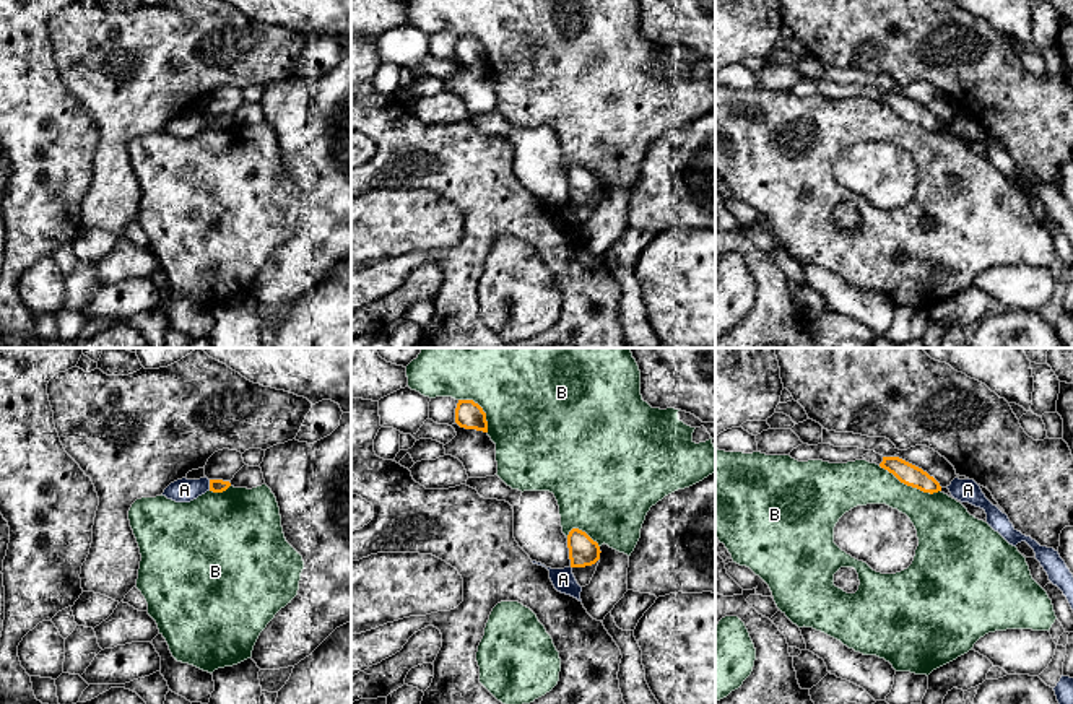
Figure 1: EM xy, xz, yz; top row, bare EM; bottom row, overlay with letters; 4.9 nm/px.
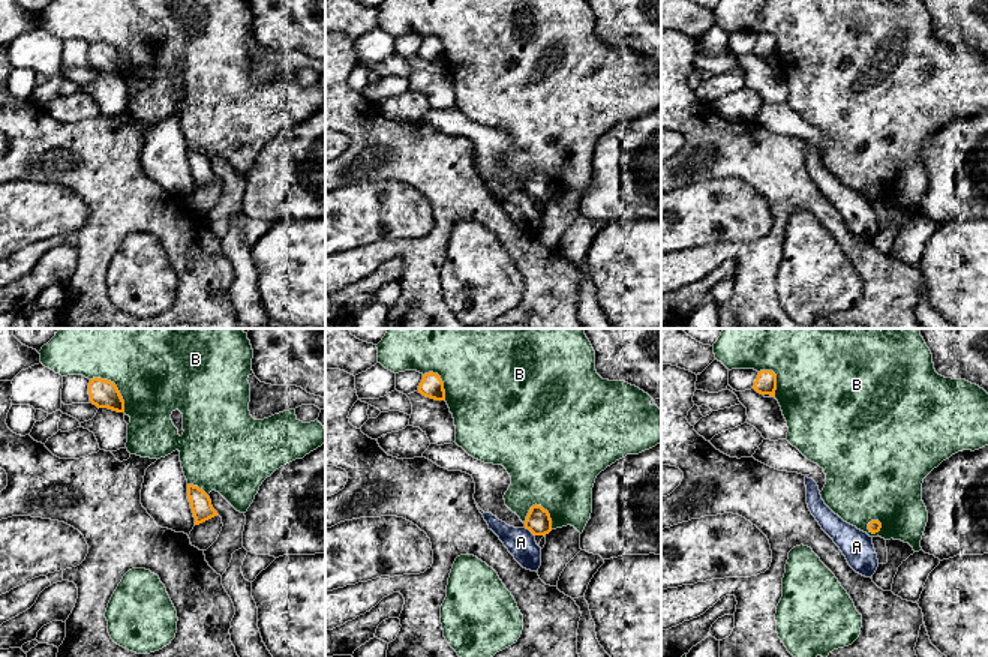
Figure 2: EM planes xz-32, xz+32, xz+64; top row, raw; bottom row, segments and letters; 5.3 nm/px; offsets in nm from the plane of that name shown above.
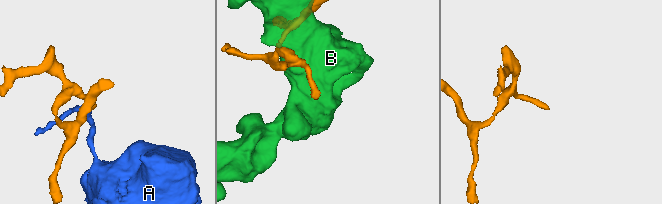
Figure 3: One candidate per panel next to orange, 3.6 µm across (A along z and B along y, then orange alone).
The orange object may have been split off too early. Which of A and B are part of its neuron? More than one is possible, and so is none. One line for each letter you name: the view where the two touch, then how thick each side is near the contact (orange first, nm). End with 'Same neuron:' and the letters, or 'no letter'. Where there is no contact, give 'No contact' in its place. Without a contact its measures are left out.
Same neuron: no letter

